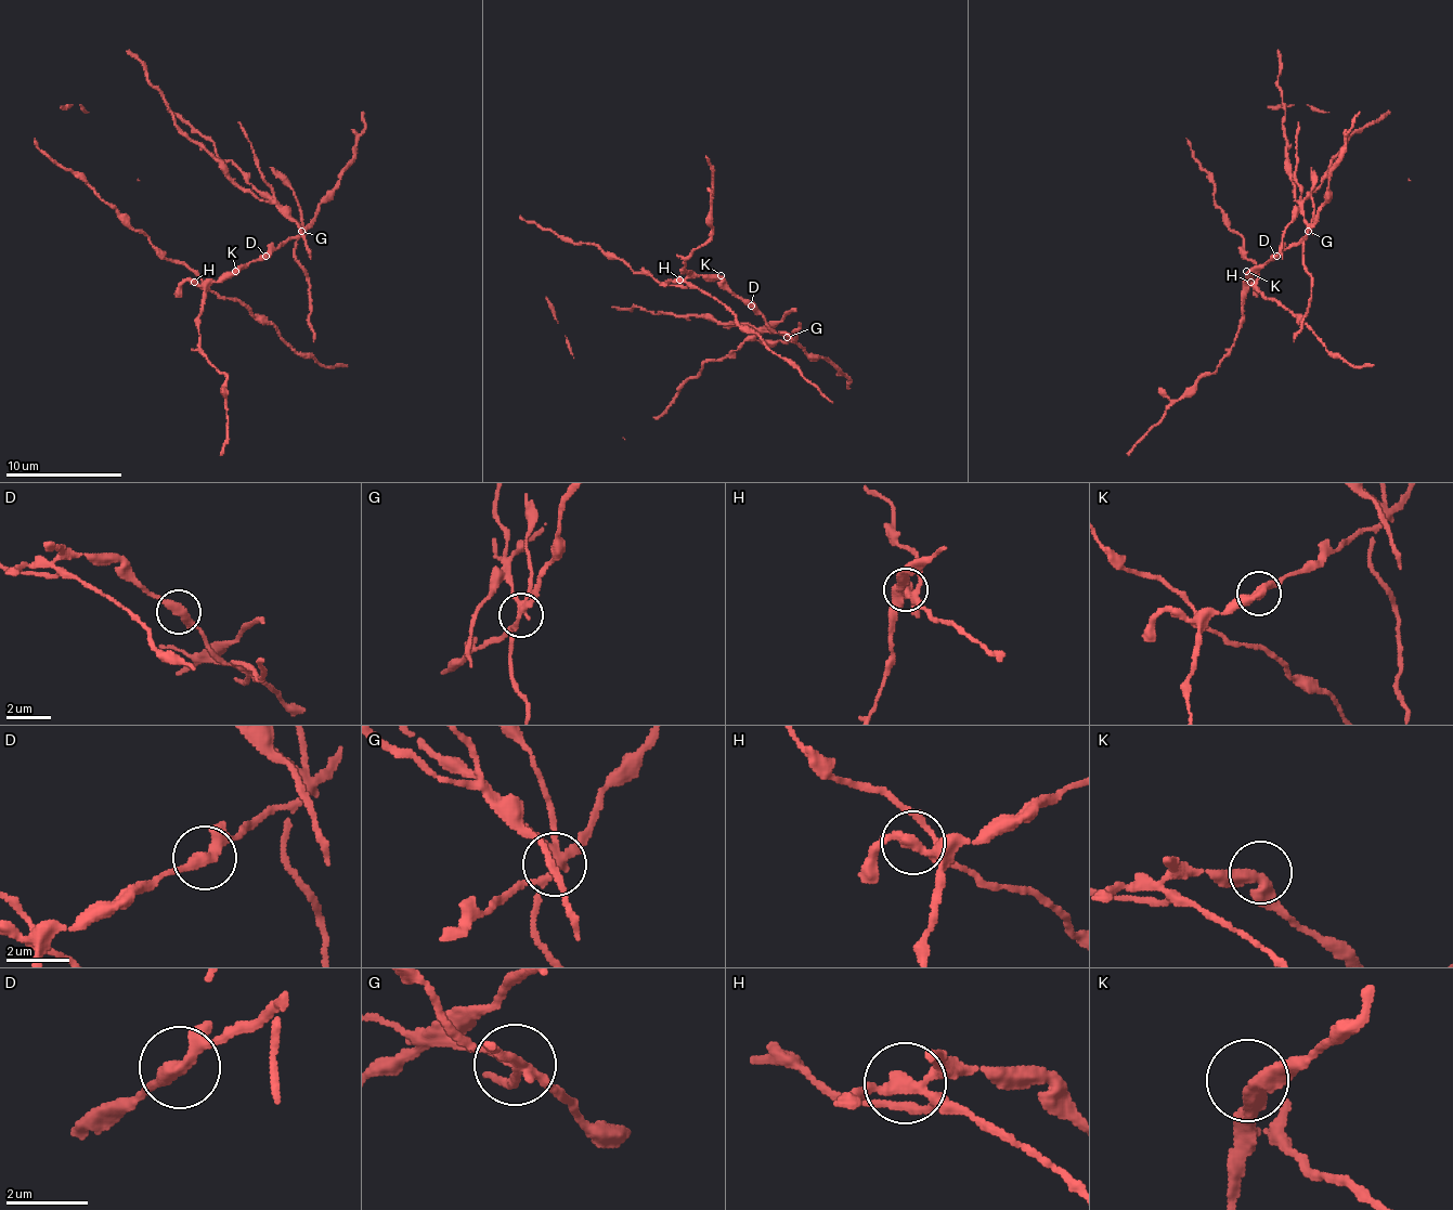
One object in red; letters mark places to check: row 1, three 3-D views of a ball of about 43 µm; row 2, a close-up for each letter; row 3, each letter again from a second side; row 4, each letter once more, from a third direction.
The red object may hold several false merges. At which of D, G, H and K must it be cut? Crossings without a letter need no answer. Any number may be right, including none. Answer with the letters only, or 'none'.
G, H

